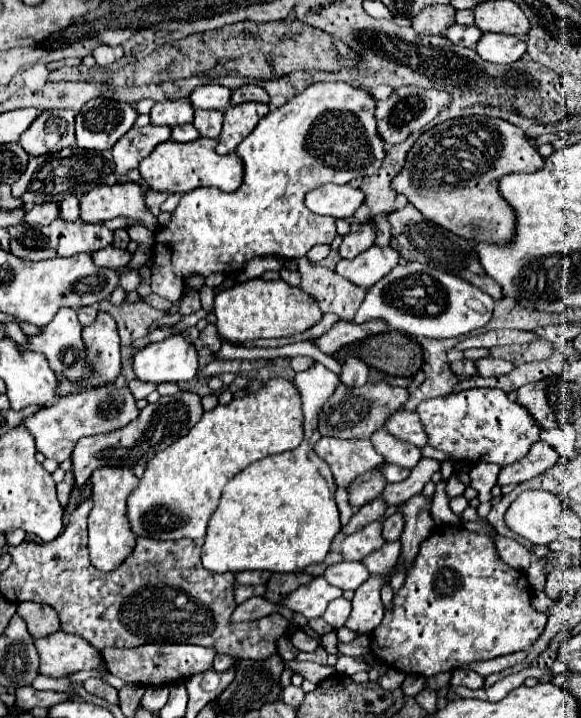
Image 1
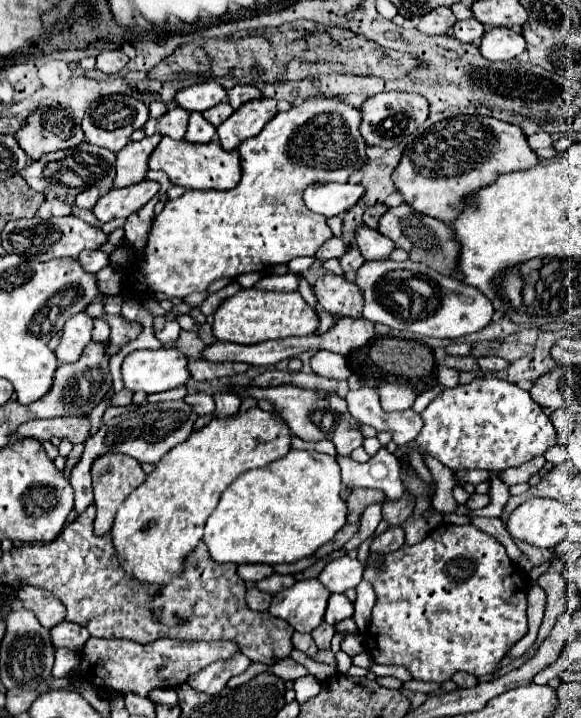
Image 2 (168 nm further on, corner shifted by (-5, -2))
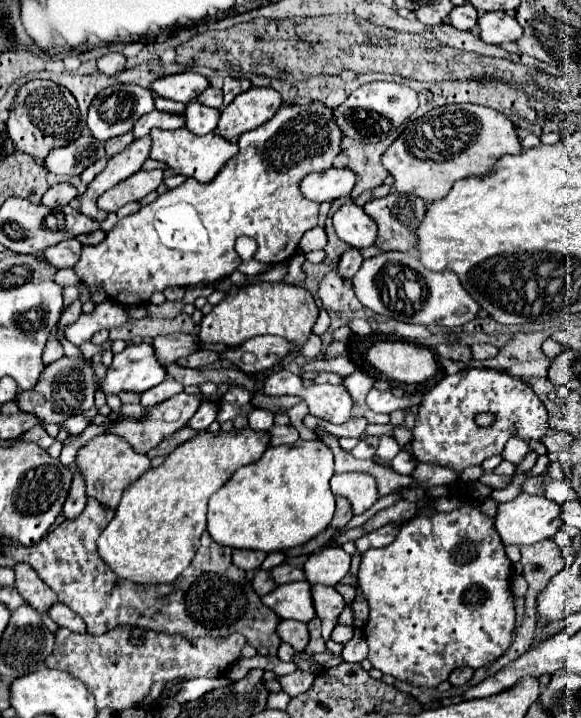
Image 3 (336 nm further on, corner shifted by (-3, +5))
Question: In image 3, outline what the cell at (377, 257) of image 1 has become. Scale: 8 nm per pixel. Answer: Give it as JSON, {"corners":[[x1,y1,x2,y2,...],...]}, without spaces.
{"corners":[[346,200,334,212,332,222,340,240,354,248,366,248,376,242,376,222,354,200]]}

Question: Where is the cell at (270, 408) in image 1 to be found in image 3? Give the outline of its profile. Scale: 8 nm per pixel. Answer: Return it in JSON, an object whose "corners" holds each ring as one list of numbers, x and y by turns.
{"corners":[[244,428,242,432,232,430,232,432,220,432,220,434,210,434,208,430,198,432,192,440,186,440,172,454,168,454,162,466,150,468,140,480,136,480,124,490,124,496,116,508,112,522,102,530,102,534,96,540,100,558,120,578,136,582,136,584,174,582,182,574,182,570,190,566,198,550,200,536,206,530,208,498,216,490,220,490,240,466,256,462,266,448,268,448,268,434,254,432,250,428]]}

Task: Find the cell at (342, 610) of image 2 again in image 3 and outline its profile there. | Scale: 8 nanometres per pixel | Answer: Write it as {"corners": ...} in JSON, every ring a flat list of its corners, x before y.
{"corners":[[322,584,312,586,312,602,314,602,316,616,322,620,322,636,324,640,328,640,346,604,332,586,322,586]]}

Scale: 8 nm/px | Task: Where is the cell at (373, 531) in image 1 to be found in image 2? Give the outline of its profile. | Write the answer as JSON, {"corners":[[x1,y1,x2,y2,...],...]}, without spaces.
{"corners":[[368,505,360,517,360,529,358,533,344,545,344,553,350,553,354,549,358,549,366,539,374,537,378,523,382,521,382,513,380,513,380,505]]}

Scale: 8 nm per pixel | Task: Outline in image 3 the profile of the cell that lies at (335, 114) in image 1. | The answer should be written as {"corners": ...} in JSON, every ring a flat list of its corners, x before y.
{"corners":[[312,102,312,104,308,104,308,106,296,106,296,104,294,104,294,106,282,106,282,108,276,112,276,116,274,116,272,120,268,120,266,124,262,124,262,126,258,126,258,128,254,128,254,130,250,130,250,132,246,132,246,134,240,136,240,140,238,140,238,146,240,146,238,156,234,156,234,160,228,160,228,162,226,162,226,168,222,168,222,172,218,172,218,176,216,176,214,180,210,180,210,184,200,184,200,182,196,182,194,178,188,178,188,180,186,180,184,184,180,184,178,188,168,190,166,194,158,196,152,204,142,206,136,214,126,216,124,220,120,220,120,222,114,226,112,232,106,234,106,238,104,238,100,244,96,244,96,246,84,246,84,248,82,248,82,254,80,254,78,264,74,266,74,272,78,274,78,278,80,278,82,284,86,284,88,288,102,288,102,290,108,294,108,298,114,300,114,302,118,302,118,304,126,304,126,306,144,306,144,304,150,300,150,296,152,296,154,292,162,292,162,290,166,290,168,286,194,286,194,284,200,284,200,282,210,282,210,284,214,284,214,282,218,282,218,280,230,276,230,274,242,264,242,258,240,258,240,256,236,254,236,250,234,250,234,242,236,242,236,238,242,236,242,234,244,234,244,236,252,236,252,238,258,242,258,250,256,250,256,254,254,254,254,260,264,262,264,264,282,264,282,262,290,260,290,258,298,252,298,242,300,242,302,234,304,234,306,230,318,226,319,204,312,202,312,200,306,200,306,198,300,194,300,182,302,182,302,178,304,178,306,174,316,172,316,170,328,170,328,168,332,166,334,158,340,154,340,138,342,138,342,132,340,132,340,128,336,126,334,116,332,116,332,110,330,110,328,106,324,106,324,104,320,104,320,102]]}

